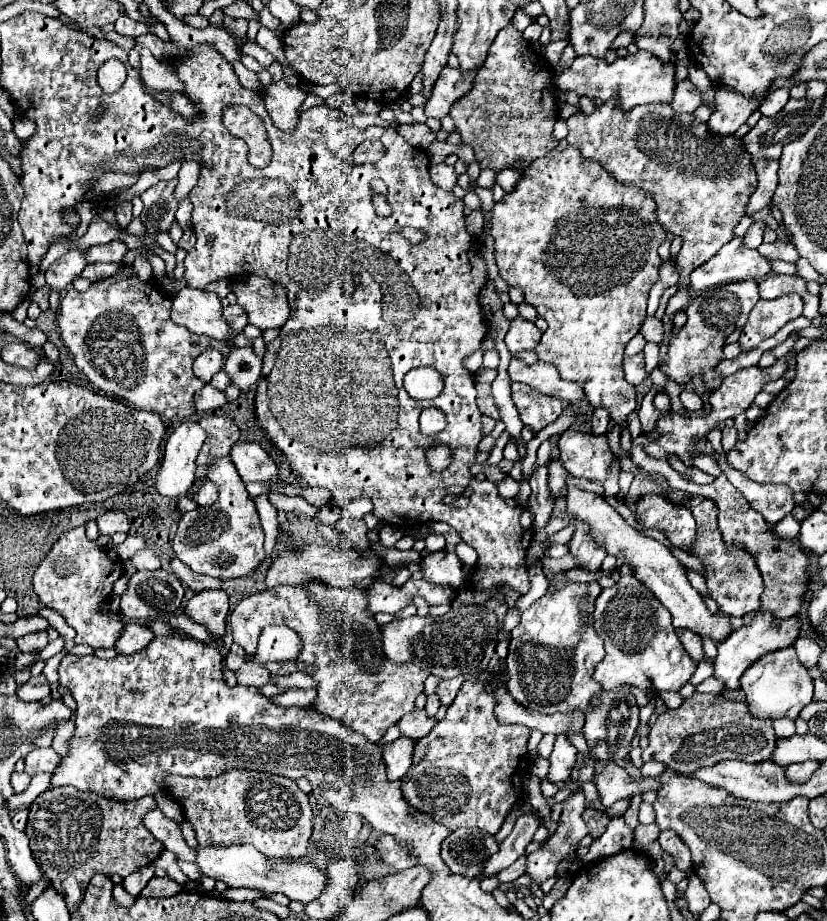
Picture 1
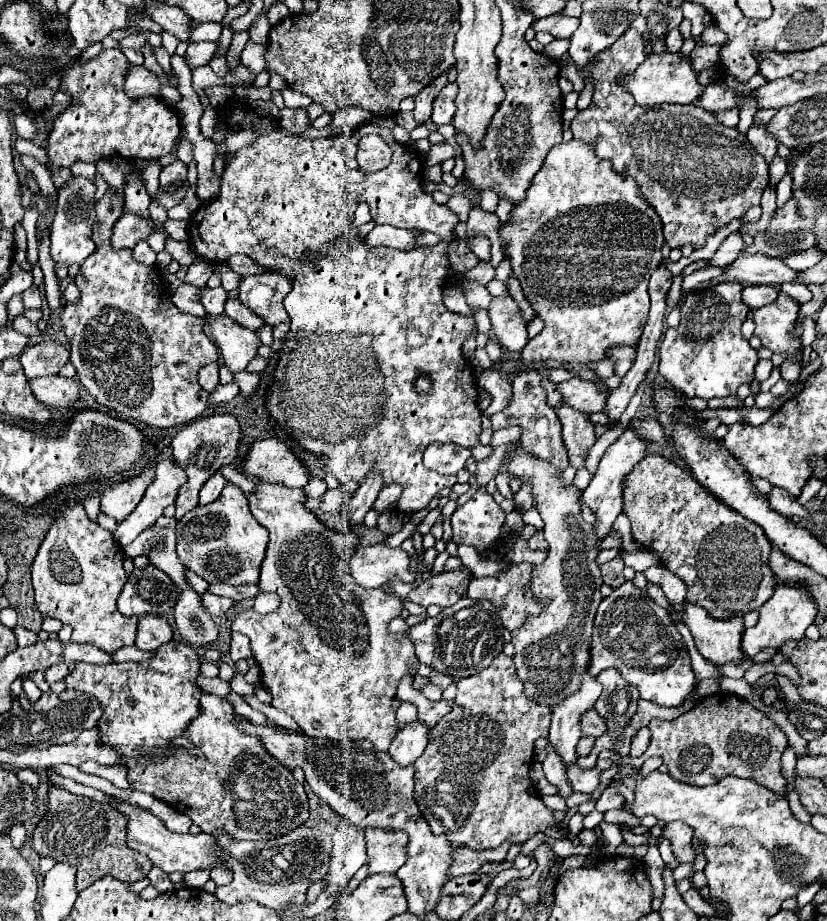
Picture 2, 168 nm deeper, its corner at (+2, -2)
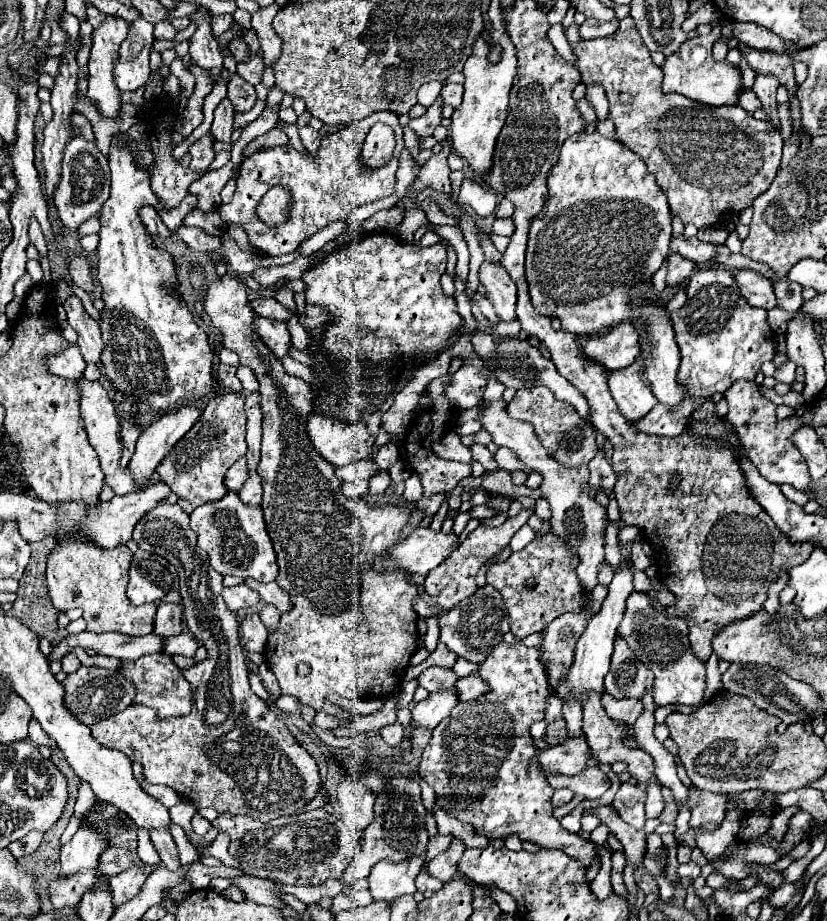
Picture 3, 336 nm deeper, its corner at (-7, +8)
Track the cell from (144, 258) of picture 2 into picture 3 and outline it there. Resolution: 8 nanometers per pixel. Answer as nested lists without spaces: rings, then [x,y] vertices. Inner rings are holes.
[[[143,205],[141,211],[139,211],[139,217],[141,217],[143,225],[147,227],[147,231],[149,231],[151,235],[161,235],[161,237],[169,237],[169,235],[171,235],[171,231],[169,231],[167,225],[161,221],[159,213],[155,211],[155,207]]]

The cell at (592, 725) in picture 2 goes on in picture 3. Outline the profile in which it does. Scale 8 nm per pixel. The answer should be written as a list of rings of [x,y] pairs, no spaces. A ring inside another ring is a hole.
[[[603,693],[603,707],[607,715],[615,721],[623,721],[627,725],[633,725],[637,717],[643,713],[643,703],[641,699],[615,699],[607,693]]]

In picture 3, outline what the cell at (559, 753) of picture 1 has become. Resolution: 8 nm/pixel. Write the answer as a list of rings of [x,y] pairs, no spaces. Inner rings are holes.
[[[625,543],[625,545],[619,545],[619,547],[621,547],[621,553],[623,553],[623,561],[619,563],[617,571],[615,571],[615,577],[613,577],[613,581],[609,585],[609,595],[603,601],[601,611],[587,623],[583,635],[577,639],[575,657],[573,657],[573,665],[571,665],[569,675],[567,675],[567,681],[563,681],[557,687],[557,693],[559,693],[561,699],[573,697],[573,699],[581,701],[583,693],[591,691],[591,689],[603,693],[603,677],[609,671],[609,659],[611,659],[611,653],[613,653],[613,641],[615,641],[615,635],[617,635],[617,627],[623,621],[625,601],[635,591],[633,589],[633,571],[631,571],[631,543]]]

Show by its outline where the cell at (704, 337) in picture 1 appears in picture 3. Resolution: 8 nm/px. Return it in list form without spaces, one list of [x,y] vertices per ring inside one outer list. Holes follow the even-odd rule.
[[[699,269],[691,275],[687,283],[687,301],[679,311],[671,313],[671,323],[675,329],[675,339],[681,351],[681,365],[677,373],[677,381],[687,385],[687,399],[677,407],[667,407],[663,403],[657,403],[653,411],[649,411],[641,421],[633,423],[637,431],[655,433],[655,435],[681,435],[683,429],[689,423],[689,417],[693,411],[701,407],[703,401],[707,401],[715,391],[725,391],[729,383],[735,383],[737,379],[753,381],[759,373],[761,365],[765,361],[771,361],[775,357],[775,333],[771,331],[767,323],[767,311],[751,307],[745,297],[735,287],[735,279],[731,271],[725,269]]]

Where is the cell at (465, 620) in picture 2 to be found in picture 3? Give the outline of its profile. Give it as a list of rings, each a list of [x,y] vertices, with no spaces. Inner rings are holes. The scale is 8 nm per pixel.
[[[485,585],[477,589],[469,599],[465,599],[465,605],[455,607],[453,611],[445,613],[439,619],[441,627],[441,641],[455,651],[457,655],[465,657],[471,663],[481,663],[493,651],[493,647],[503,639],[503,635],[509,631],[509,615],[505,611],[505,603],[497,589]]]

